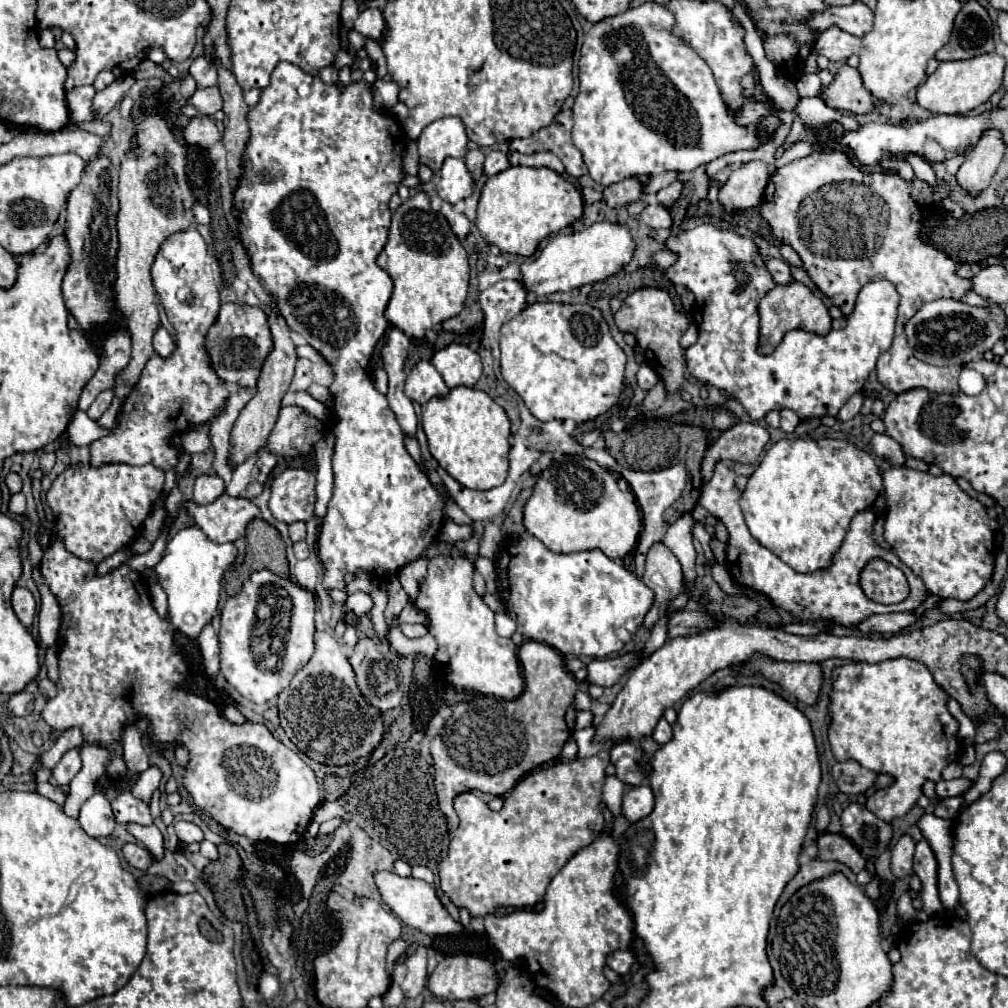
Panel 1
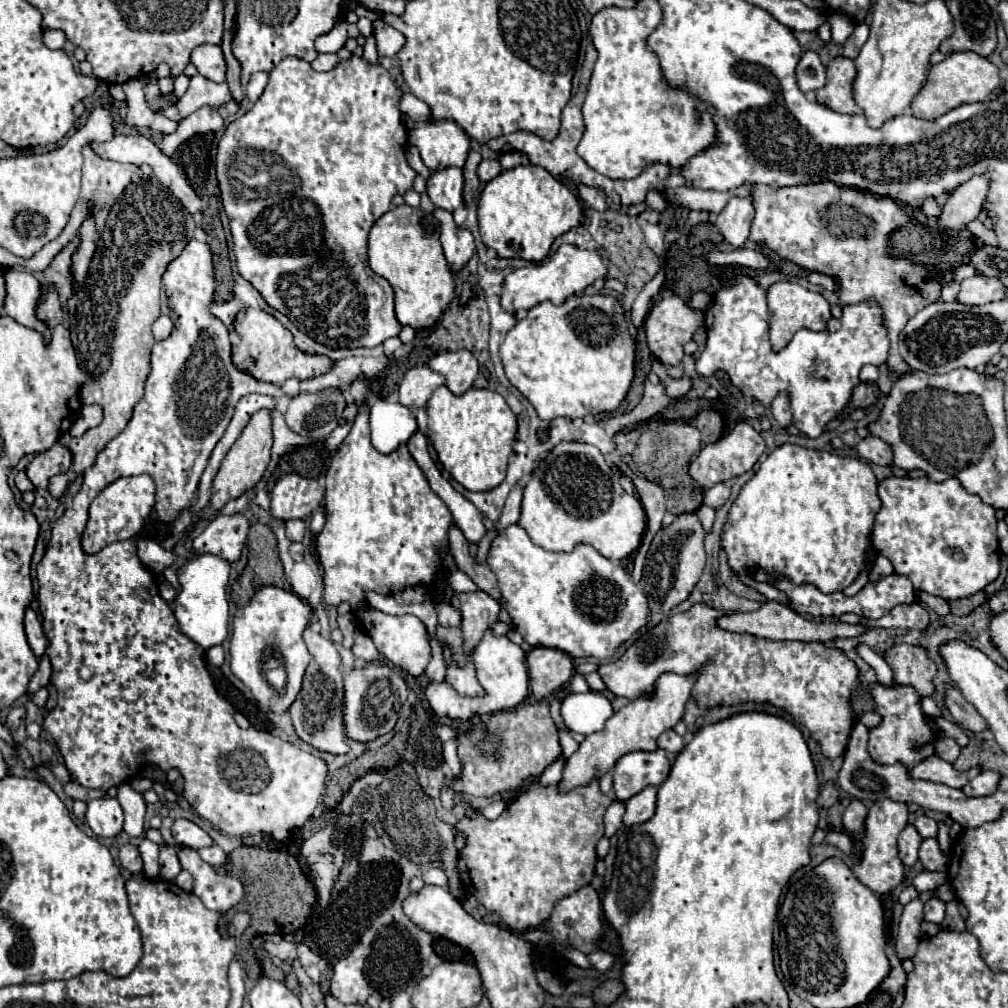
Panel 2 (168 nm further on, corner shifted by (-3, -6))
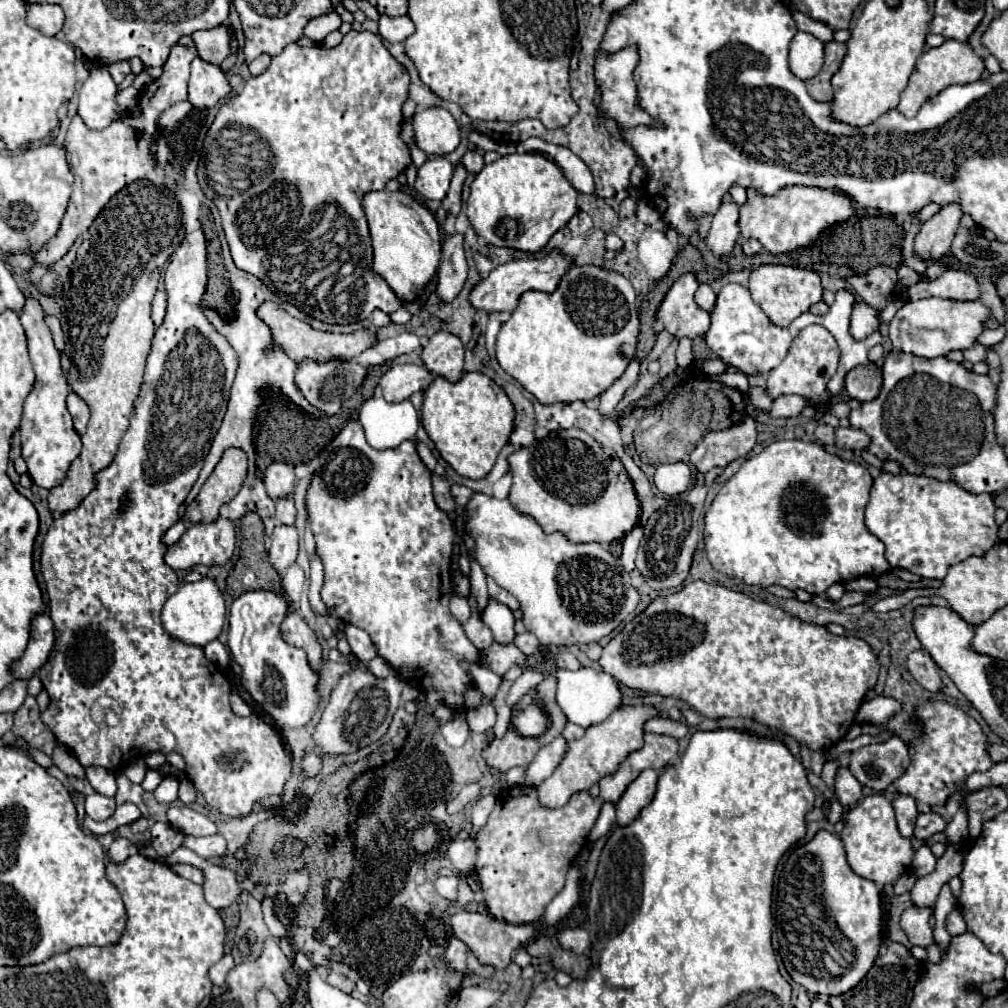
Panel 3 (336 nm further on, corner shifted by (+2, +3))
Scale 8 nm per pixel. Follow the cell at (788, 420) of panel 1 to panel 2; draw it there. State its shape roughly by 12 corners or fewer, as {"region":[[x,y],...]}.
{"region":[[780,393],[770,411],[780,427],[792,425],[790,403],[784,393]]}

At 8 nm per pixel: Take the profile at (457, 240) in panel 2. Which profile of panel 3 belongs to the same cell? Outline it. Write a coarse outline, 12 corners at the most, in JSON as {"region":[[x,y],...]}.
{"region":[[447,236],[435,294],[449,304],[467,280],[463,236]]}

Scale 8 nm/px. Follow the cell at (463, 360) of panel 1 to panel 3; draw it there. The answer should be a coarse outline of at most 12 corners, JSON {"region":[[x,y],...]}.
{"region":[[437,332],[421,352],[427,370],[457,382],[463,344]]}

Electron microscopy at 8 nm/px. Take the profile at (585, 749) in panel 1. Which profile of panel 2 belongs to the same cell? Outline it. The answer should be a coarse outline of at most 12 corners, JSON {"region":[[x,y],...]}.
{"region":[[558,757],[542,777],[542,785],[558,783],[562,779],[566,757]]}

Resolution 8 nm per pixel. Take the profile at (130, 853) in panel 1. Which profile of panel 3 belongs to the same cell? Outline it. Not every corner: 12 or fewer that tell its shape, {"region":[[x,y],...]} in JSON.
{"region":[[117,838],[109,846],[111,862],[121,864],[137,846],[127,838]]}

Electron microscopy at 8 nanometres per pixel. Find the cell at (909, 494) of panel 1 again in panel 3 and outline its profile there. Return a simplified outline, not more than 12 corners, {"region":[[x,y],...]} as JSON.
{"region":[[881,474],[865,526],[893,568],[943,580],[999,538],[989,494]]}

